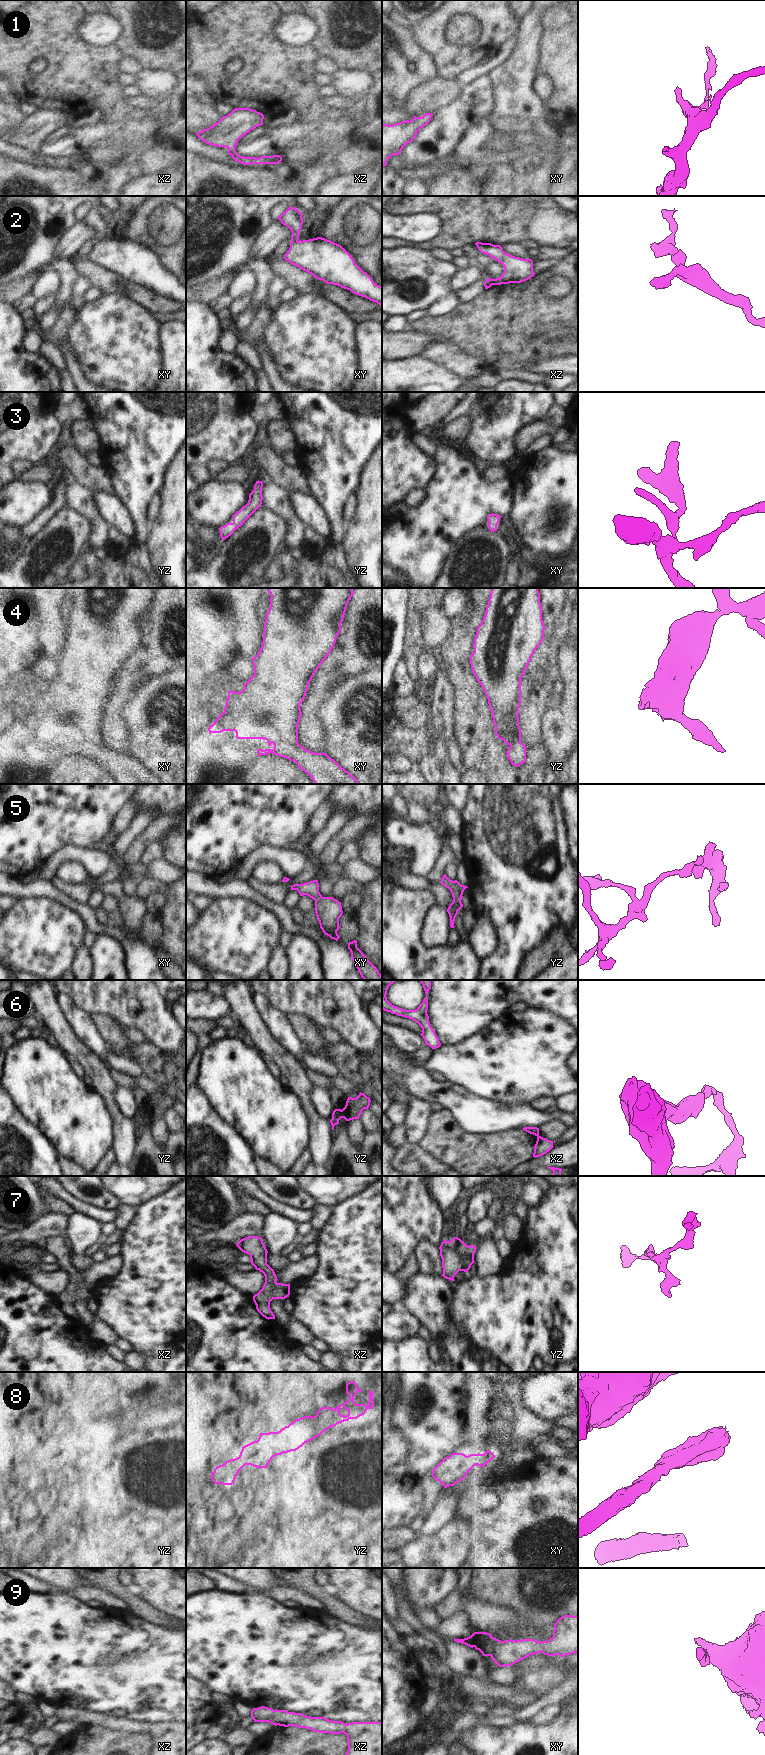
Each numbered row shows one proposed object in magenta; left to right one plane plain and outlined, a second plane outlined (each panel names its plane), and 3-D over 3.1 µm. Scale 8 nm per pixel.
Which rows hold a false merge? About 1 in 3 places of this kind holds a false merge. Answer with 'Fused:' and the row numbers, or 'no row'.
Fused: 2, 6

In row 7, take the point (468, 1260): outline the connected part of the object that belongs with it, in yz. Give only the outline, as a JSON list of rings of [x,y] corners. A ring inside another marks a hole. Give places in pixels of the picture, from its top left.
[[[454,1237],[451,1241],[444,1240],[439,1249],[442,1259],[442,1276],[446,1279],[454,1281],[454,1276],[459,1271],[468,1273],[474,1263],[476,1246],[468,1246],[458,1237]]]

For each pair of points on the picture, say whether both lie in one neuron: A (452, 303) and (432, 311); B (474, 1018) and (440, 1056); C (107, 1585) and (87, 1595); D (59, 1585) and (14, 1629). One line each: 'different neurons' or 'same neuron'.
A: same neuron
B: different neurons
C: different neurons
D: different neurons

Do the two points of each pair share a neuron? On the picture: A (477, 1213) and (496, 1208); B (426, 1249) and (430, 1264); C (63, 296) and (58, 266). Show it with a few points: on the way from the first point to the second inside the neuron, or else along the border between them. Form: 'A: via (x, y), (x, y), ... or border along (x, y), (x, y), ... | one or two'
A: border along (494, 1198), (486, 1216) | two
B: via (427, 1253), (429, 1260) | one
C: via (65, 289), (65, 273) | one

